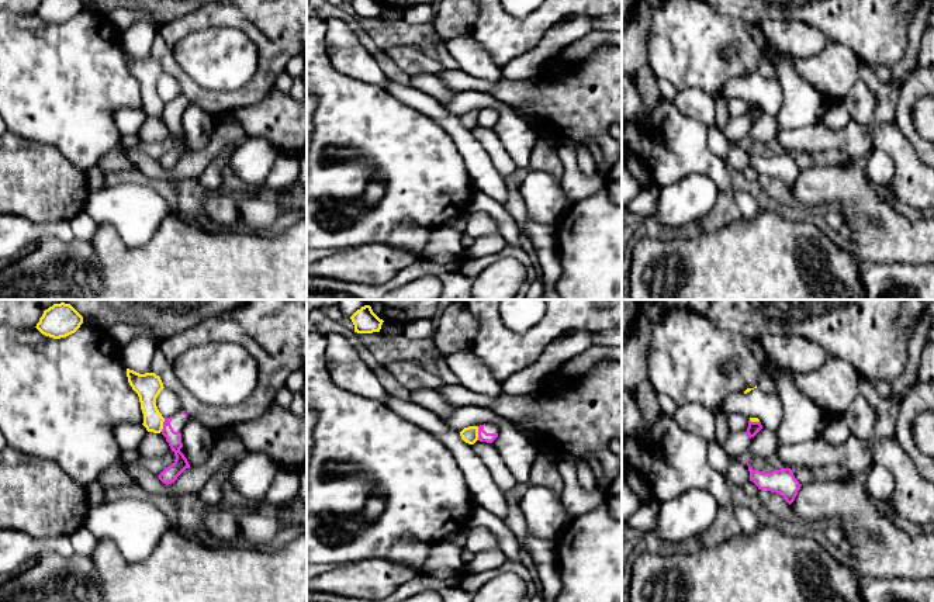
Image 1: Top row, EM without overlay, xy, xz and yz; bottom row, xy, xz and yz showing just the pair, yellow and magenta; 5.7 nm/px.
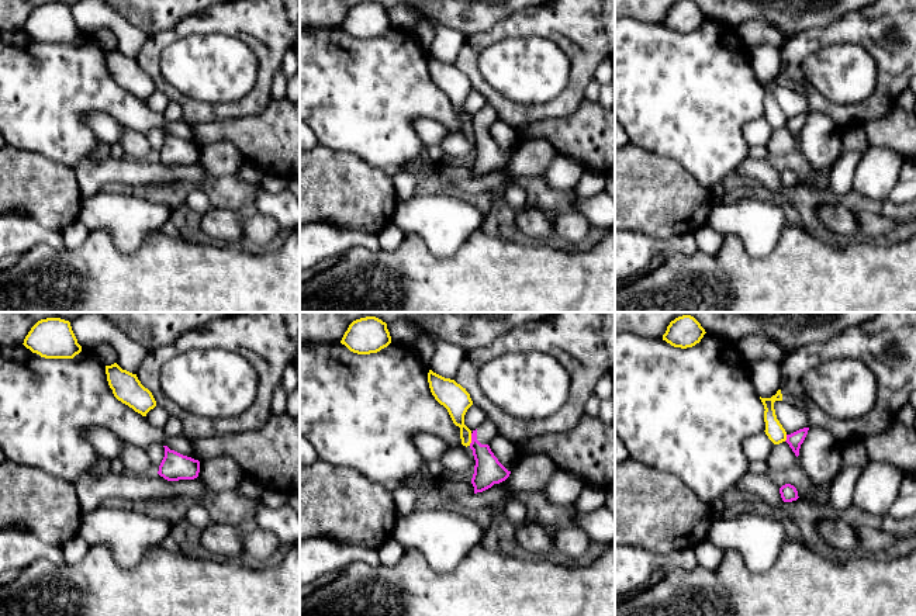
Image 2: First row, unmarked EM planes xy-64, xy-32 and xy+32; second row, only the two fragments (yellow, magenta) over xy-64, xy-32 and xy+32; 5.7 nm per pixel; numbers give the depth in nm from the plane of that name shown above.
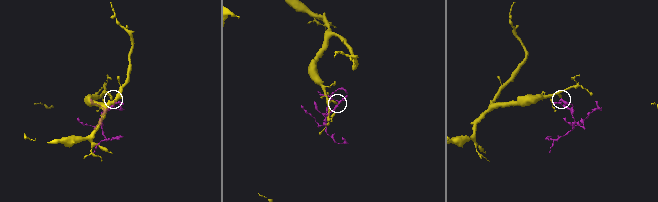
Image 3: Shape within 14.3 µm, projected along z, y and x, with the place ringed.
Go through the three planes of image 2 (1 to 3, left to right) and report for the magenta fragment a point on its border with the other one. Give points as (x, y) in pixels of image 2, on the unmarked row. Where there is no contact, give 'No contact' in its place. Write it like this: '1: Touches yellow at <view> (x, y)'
1: No contact
2: Touches yellow at xy-32 (470, 124)
3: Touches yellow at xy+32 (785, 123)

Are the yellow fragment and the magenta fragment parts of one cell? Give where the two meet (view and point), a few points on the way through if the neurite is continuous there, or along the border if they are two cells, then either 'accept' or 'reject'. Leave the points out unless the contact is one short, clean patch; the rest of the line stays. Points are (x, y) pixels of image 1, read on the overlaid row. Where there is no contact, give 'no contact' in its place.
meets yellow in xy at (162, 425); reject

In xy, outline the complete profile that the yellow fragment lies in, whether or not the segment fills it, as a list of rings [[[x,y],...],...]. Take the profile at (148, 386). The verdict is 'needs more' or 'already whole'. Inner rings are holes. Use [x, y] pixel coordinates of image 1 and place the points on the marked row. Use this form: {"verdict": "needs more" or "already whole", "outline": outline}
{"verdict": "already whole", "outline": [[[127,369],[128,383],[138,394],[141,409],[143,414],[143,426],[148,432],[160,433],[163,429],[165,418],[156,406],[156,398],[165,388],[159,376],[155,373],[139,374]]]}

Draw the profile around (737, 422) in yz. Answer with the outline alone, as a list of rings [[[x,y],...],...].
[[[727,414],[730,433],[747,432],[748,421],[750,418],[743,414]]]

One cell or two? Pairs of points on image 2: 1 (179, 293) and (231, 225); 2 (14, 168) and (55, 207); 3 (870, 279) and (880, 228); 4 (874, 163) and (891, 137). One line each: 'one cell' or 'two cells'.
1: two cells
2: one cell
3: two cells
4: two cells

